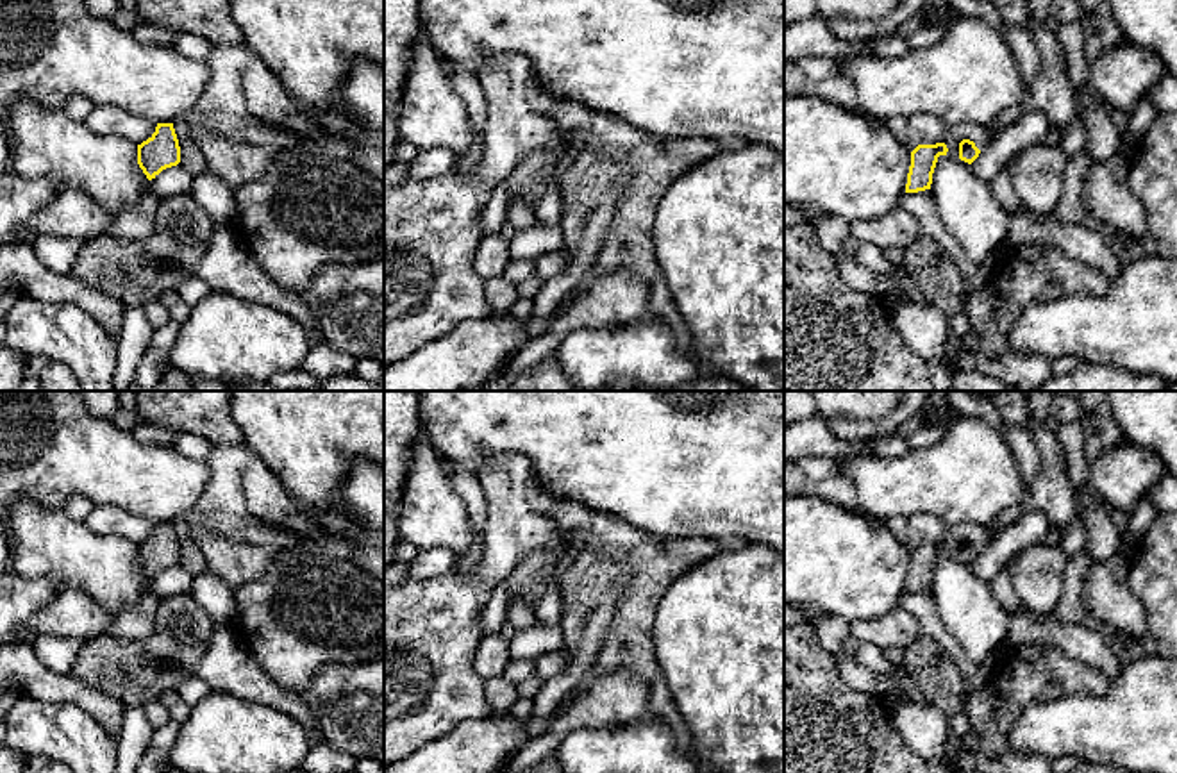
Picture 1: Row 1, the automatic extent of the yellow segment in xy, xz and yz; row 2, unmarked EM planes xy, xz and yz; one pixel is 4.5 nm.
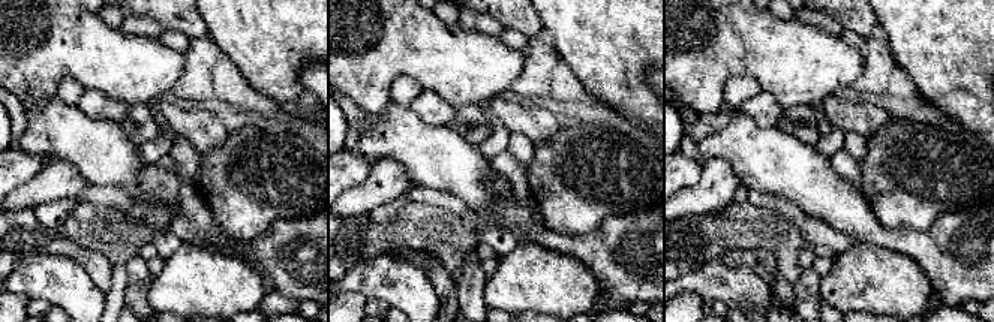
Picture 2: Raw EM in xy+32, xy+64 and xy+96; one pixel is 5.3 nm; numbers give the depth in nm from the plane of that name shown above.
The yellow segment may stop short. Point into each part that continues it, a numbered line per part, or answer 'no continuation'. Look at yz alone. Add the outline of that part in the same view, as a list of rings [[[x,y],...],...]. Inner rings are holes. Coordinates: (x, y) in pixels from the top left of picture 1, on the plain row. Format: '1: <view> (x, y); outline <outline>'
1: yz (979, 534); outline [[[959,523],[947,525],[945,544],[948,548],[947,557],[961,564],[968,564],[959,559],[959,543],[970,539],[982,552],[991,543],[991,534],[986,525],[981,523]],[[968,564],[970,566],[970,564]]]

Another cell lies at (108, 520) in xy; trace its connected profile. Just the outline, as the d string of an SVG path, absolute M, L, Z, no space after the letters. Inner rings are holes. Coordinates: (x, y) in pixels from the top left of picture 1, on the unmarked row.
M95 505L84 525L100 536L120 536L141 544L155 532L157 523L134 516L116 505Z

